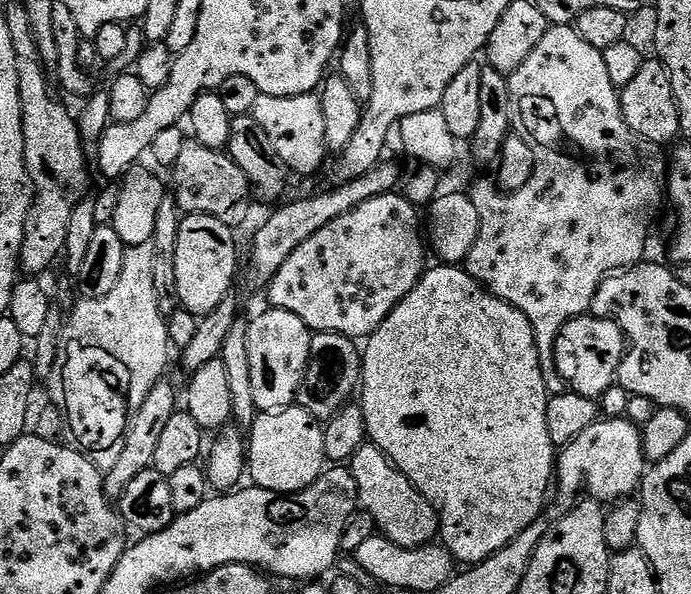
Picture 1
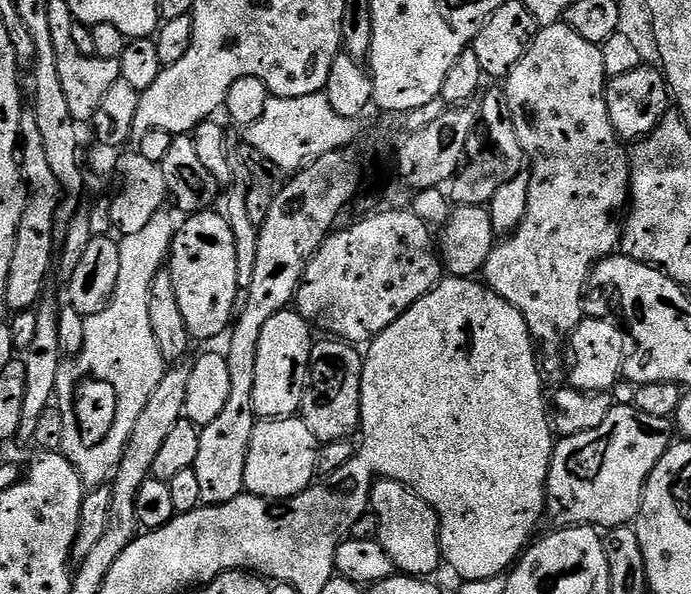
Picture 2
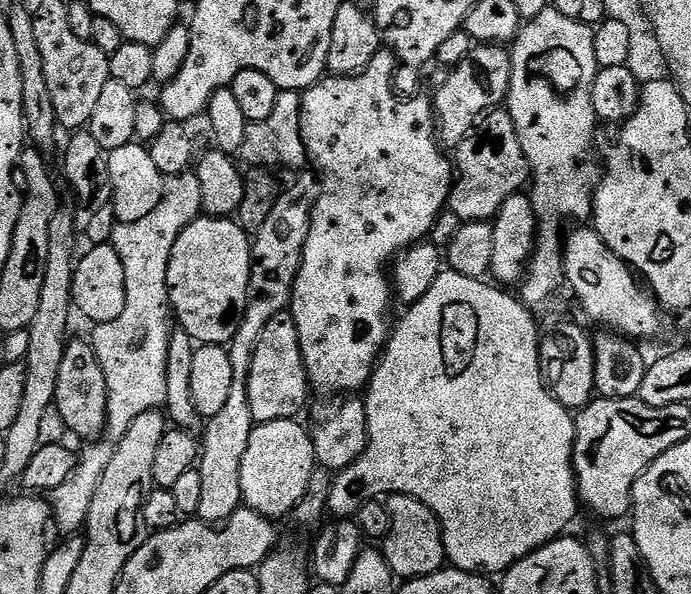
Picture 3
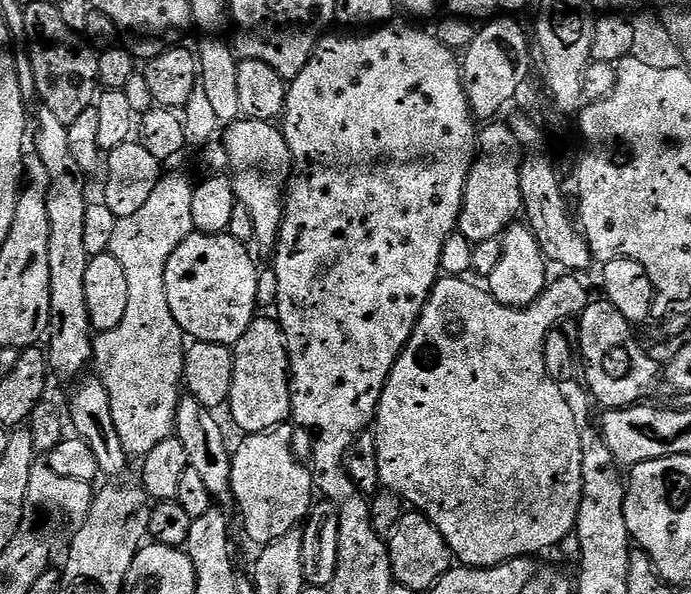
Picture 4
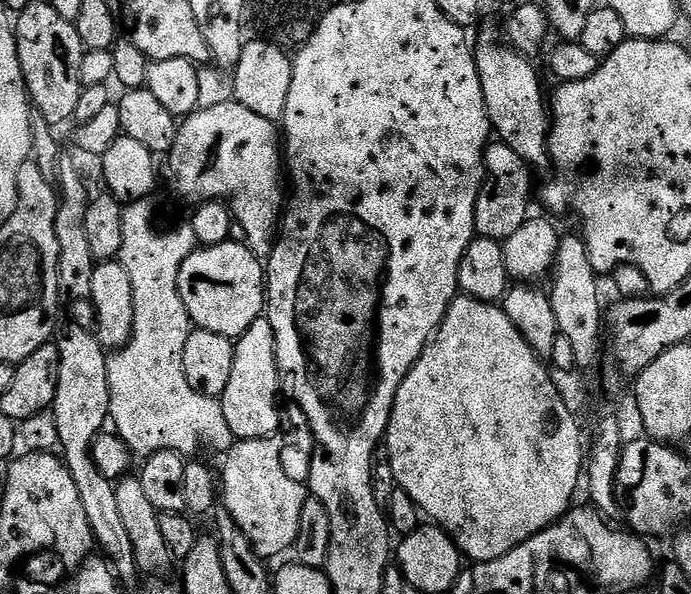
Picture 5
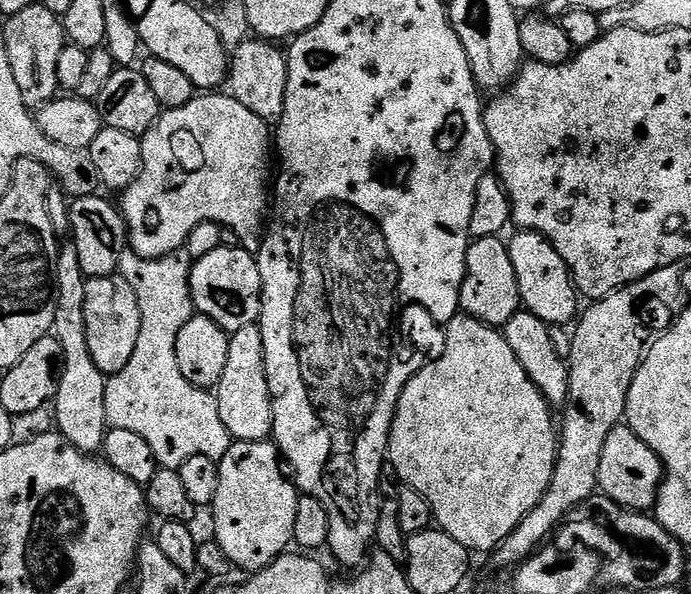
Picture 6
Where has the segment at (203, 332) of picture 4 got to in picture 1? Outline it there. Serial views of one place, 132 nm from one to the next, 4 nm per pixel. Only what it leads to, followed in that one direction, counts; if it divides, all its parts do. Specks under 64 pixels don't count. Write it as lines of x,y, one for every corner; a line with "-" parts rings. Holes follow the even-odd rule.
188,214
180,221
176,253
174,254
174,270
180,308
188,311
195,318
210,315
224,299
233,291
232,283
236,280
236,240
232,237
233,229
220,221
218,216
198,216

